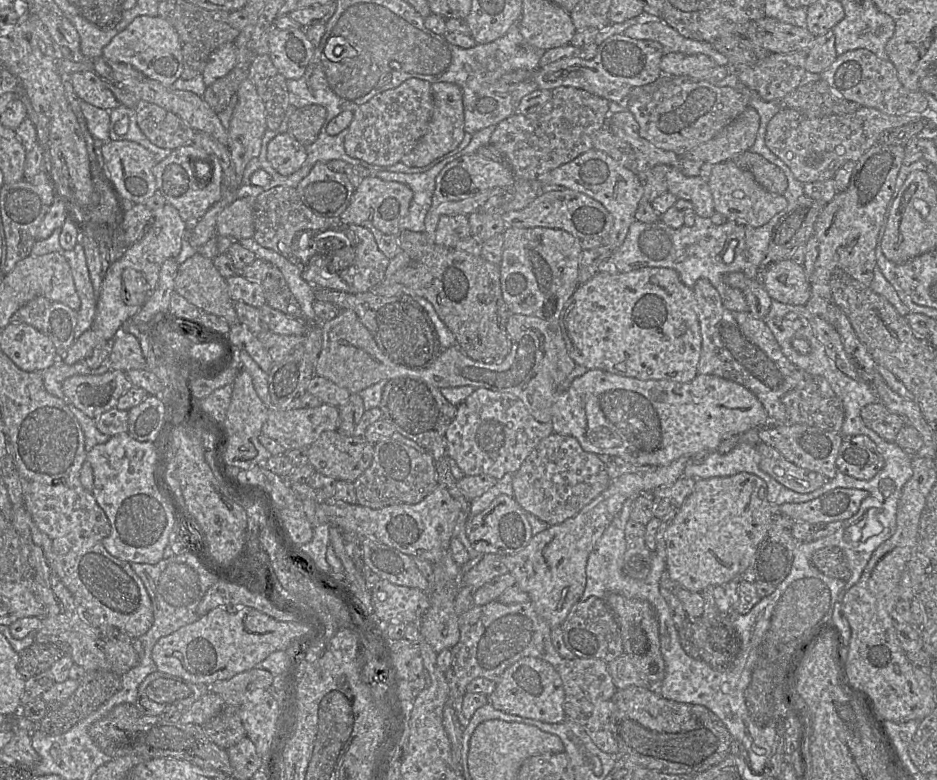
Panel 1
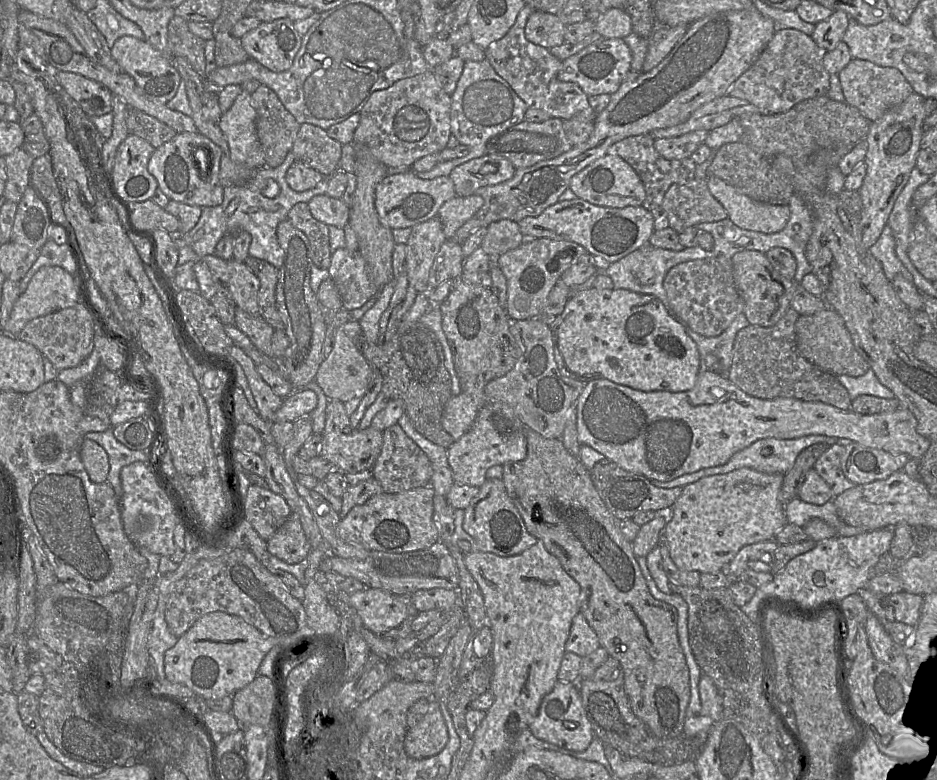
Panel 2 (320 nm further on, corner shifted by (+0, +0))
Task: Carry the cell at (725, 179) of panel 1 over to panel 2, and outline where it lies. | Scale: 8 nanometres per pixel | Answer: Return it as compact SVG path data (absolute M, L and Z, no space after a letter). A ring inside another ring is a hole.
M707 176L712 196L727 212L728 218L744 230L772 234L782 230L790 216L788 205L771 205L751 199L715 176Z

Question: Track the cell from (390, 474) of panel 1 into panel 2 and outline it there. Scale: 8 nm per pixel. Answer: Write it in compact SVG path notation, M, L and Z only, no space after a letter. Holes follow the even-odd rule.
M396 423L383 431L382 449L372 468L373 478L381 485L383 492L393 494L430 486L433 463L422 449Z

